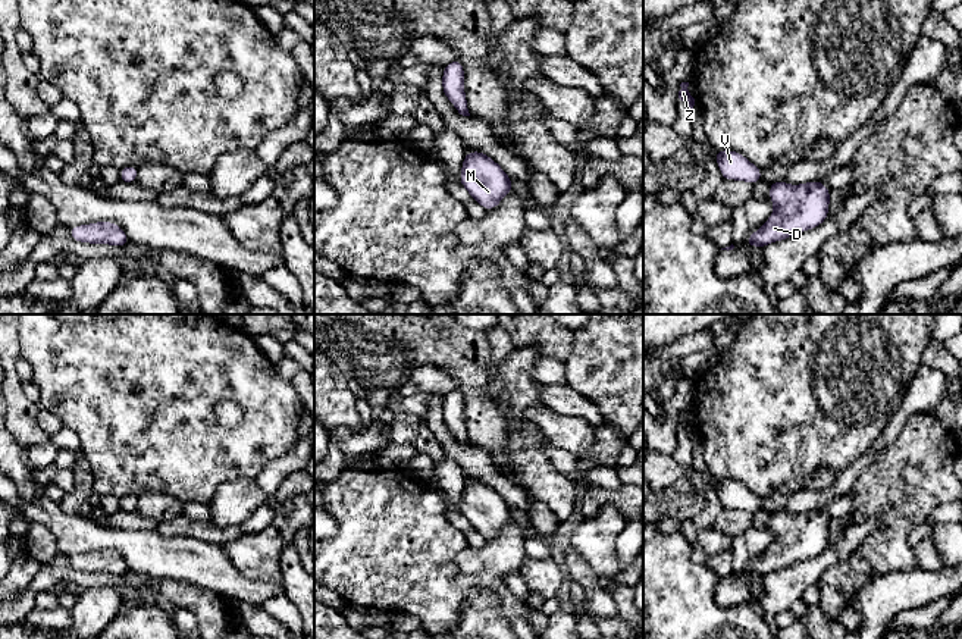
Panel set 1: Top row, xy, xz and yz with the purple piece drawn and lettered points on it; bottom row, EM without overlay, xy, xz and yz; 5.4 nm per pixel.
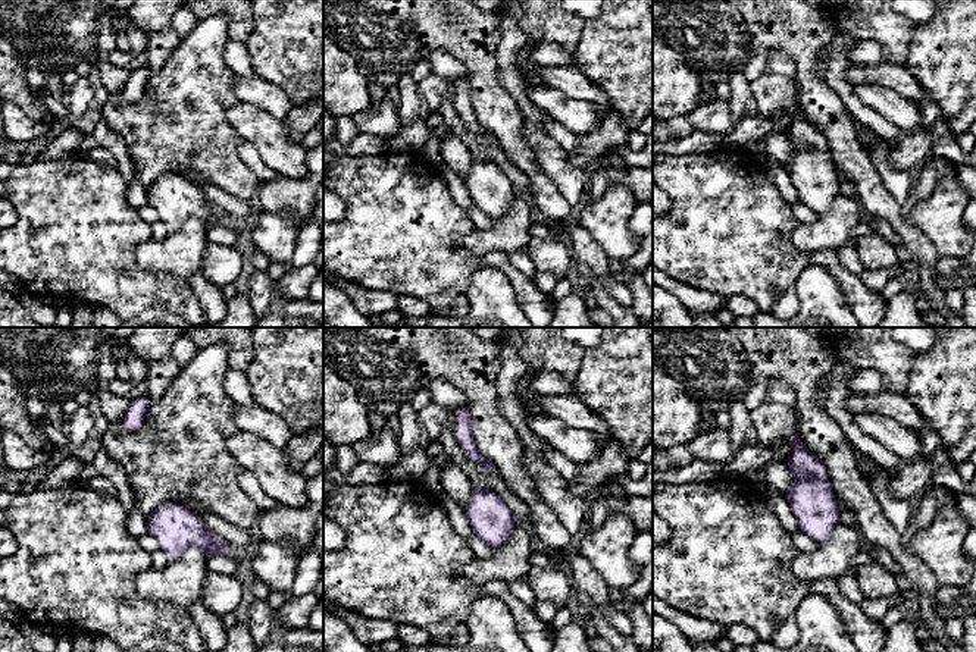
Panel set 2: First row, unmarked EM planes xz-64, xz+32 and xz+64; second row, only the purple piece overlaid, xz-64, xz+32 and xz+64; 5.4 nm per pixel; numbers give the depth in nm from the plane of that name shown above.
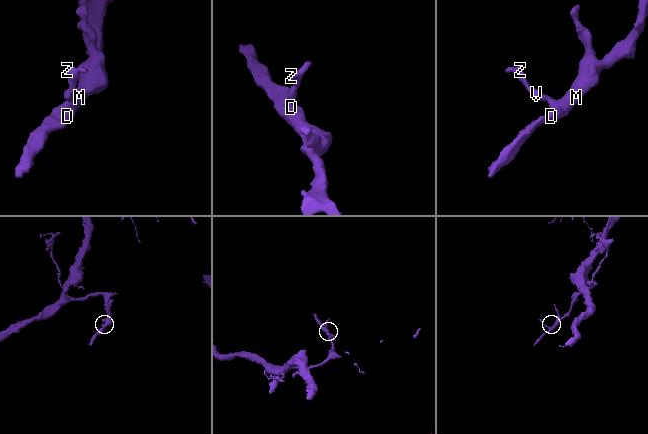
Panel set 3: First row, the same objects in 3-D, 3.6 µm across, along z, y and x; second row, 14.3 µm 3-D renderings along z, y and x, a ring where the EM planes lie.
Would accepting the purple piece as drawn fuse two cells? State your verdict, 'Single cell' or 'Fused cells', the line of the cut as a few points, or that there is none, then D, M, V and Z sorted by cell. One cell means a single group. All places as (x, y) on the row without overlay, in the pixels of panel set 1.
Single cell. No split. Groups: D M V Z

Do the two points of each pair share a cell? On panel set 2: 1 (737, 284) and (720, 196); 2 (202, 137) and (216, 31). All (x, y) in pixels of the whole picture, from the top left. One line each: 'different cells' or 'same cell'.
1: same cell
2: same cell

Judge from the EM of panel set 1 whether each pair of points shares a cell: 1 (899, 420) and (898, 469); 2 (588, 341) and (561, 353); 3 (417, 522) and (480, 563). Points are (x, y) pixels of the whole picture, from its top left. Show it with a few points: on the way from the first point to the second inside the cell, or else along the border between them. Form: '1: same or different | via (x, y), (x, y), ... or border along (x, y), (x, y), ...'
1: different | border along (927, 412), (912, 414), (898, 437), (877, 459)
2: different | border along (574, 332), (573, 350), (564, 363)
3: different | border along (454, 557), (463, 573), (478, 575), (489, 572)

